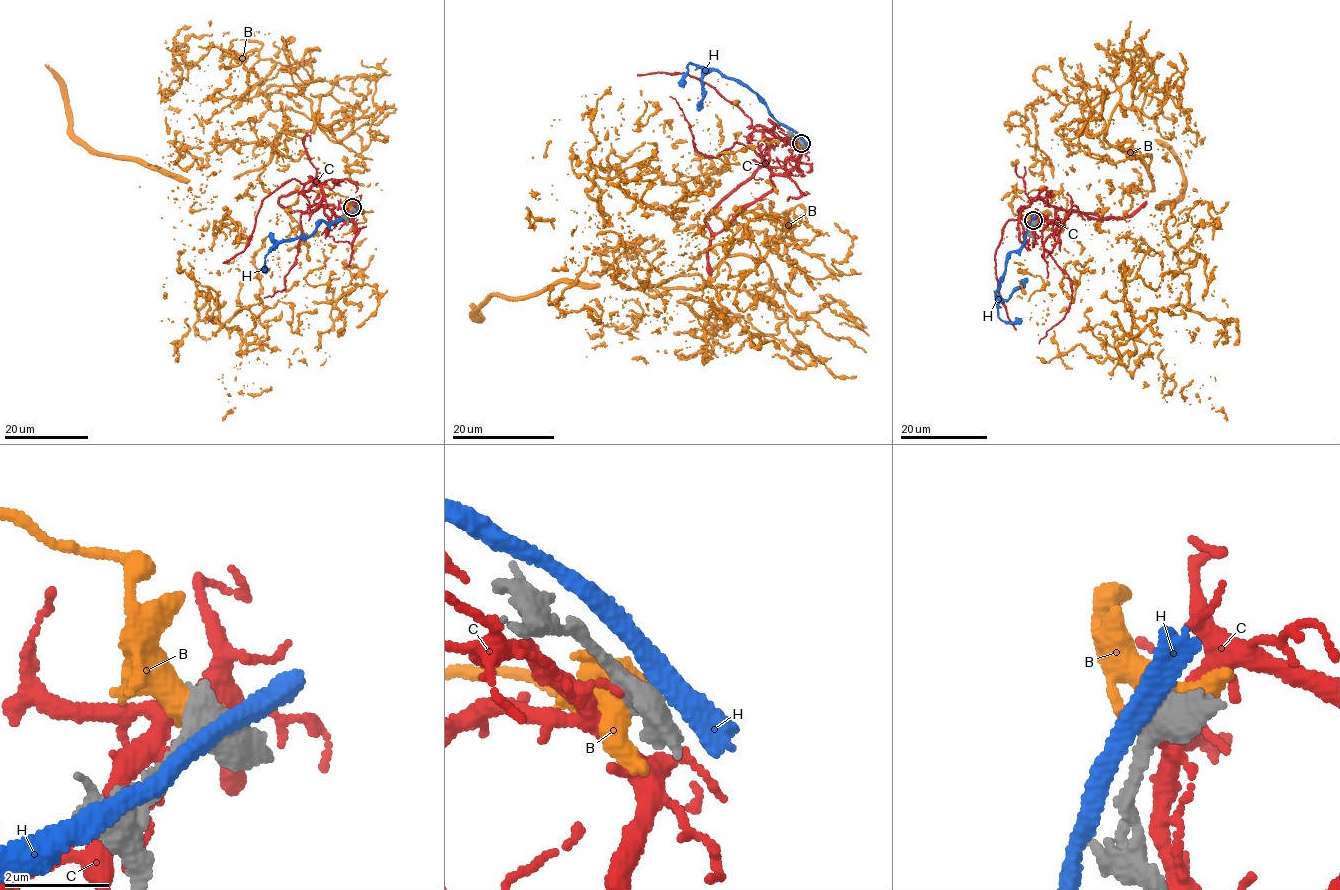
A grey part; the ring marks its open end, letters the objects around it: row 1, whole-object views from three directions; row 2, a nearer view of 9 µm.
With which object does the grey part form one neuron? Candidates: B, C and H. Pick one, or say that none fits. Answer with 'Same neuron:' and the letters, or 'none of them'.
Same neuron: none of them

